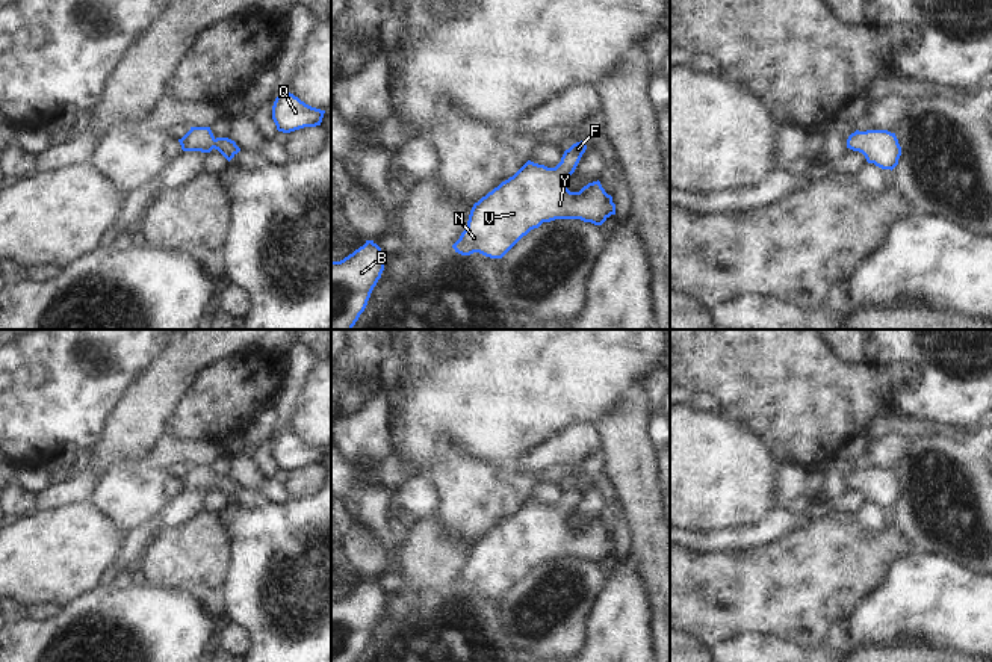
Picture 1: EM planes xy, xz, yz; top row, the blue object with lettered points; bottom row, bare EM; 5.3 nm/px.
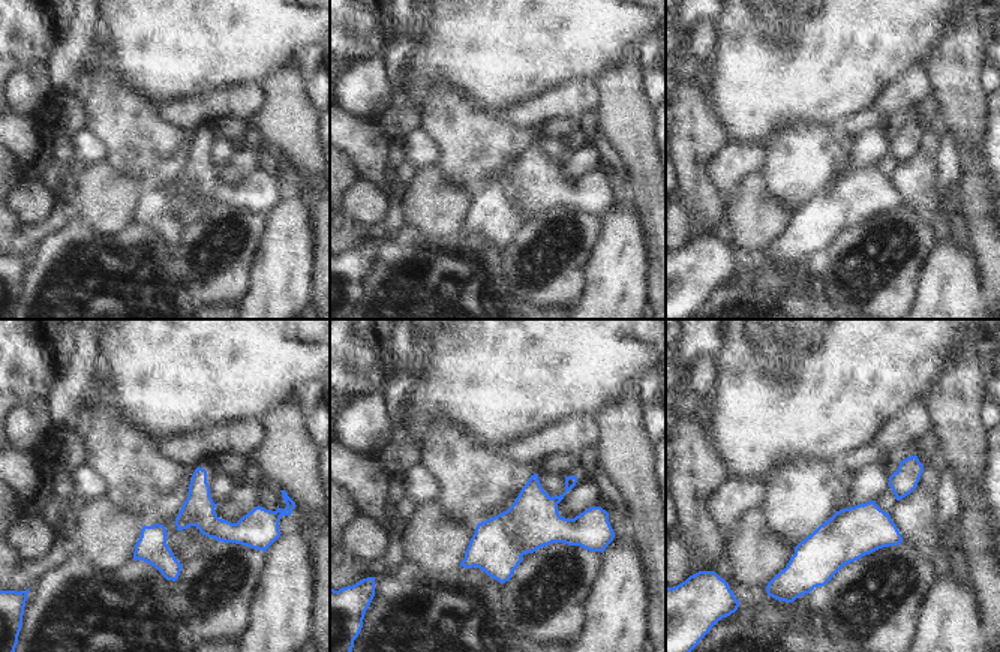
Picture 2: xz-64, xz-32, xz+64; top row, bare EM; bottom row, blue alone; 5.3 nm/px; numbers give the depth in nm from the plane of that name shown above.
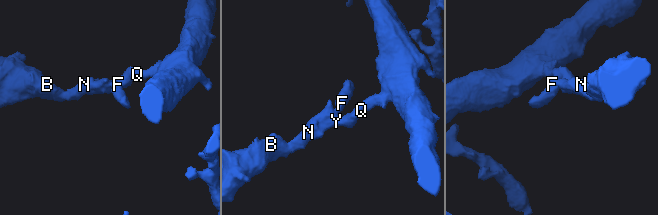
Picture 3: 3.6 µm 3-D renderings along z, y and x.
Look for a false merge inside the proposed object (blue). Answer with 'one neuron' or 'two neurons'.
one neuron

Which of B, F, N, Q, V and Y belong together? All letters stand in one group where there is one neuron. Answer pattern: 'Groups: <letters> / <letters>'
Groups: B F N Q V Y.

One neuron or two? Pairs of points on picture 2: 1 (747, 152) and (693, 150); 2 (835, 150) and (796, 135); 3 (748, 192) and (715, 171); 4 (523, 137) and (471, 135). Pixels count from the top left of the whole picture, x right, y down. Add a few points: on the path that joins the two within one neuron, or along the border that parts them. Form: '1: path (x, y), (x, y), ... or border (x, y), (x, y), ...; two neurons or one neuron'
1: border (729, 140), (709, 161); two neurons
2: path (826, 150), (811, 150), (805, 144); one neuron
3: border (759, 170), (747, 174), (730, 194); two neurons
4: path (510, 137), (485, 137); one neuron

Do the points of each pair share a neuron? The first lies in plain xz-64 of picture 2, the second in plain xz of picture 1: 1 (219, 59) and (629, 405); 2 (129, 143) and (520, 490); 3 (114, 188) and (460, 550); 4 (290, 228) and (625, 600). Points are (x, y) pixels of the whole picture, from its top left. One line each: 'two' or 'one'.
1: two
2: one
3: one
4: one

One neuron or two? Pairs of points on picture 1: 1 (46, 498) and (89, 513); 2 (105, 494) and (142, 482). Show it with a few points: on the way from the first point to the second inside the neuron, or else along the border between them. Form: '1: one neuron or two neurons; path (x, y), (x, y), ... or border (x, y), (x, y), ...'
1: two neurons; border (89, 501), (40, 508), (37, 511)
2: one neuron; path (114, 493), (133, 490)

